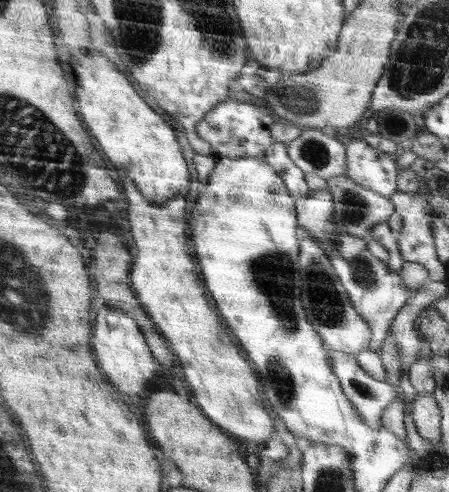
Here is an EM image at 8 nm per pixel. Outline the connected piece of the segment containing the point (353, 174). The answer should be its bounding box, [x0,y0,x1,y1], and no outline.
[345,138,397,197]

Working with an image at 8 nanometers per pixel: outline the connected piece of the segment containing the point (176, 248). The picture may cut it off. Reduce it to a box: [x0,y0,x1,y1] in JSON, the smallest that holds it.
[122,178,276,447]

